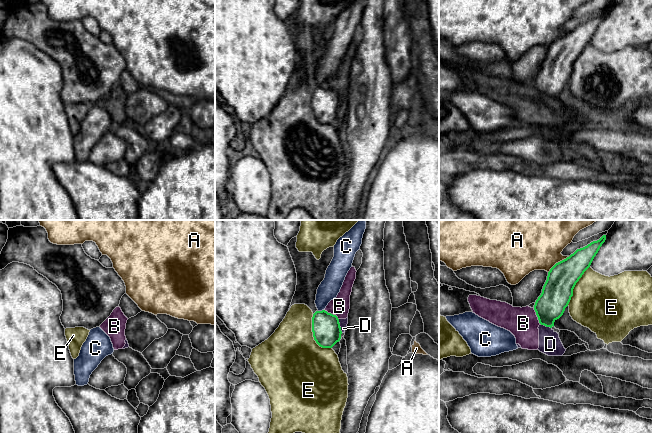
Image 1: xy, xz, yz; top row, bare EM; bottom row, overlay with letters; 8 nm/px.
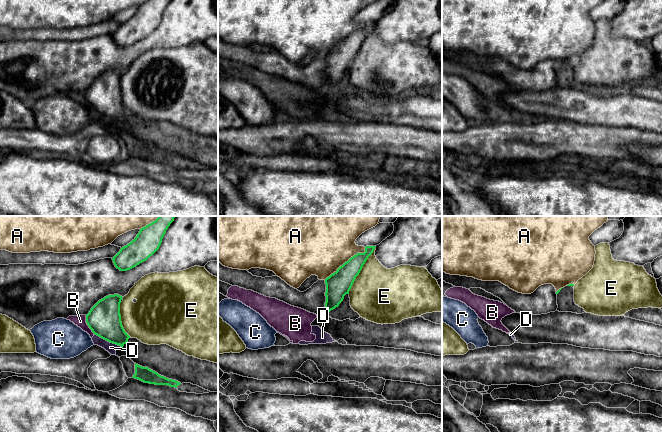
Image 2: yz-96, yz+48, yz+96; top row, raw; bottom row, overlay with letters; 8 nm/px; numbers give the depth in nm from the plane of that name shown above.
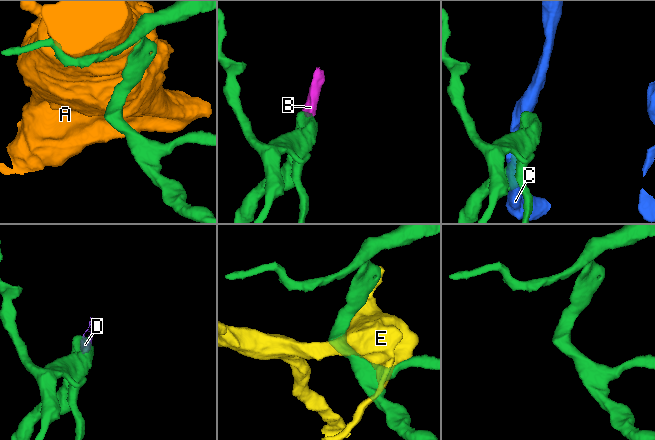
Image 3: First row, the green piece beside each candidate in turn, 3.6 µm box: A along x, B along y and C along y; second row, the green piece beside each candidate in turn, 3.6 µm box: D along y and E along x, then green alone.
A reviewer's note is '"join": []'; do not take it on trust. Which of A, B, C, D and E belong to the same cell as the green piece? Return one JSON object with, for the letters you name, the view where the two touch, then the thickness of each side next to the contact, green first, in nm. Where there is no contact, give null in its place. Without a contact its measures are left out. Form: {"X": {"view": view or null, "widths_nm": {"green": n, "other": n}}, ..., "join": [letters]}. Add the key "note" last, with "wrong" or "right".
{"join": [], "note": "right"}

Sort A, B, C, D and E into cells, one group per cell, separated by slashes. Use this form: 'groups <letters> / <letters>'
groups A / B D / C / E

